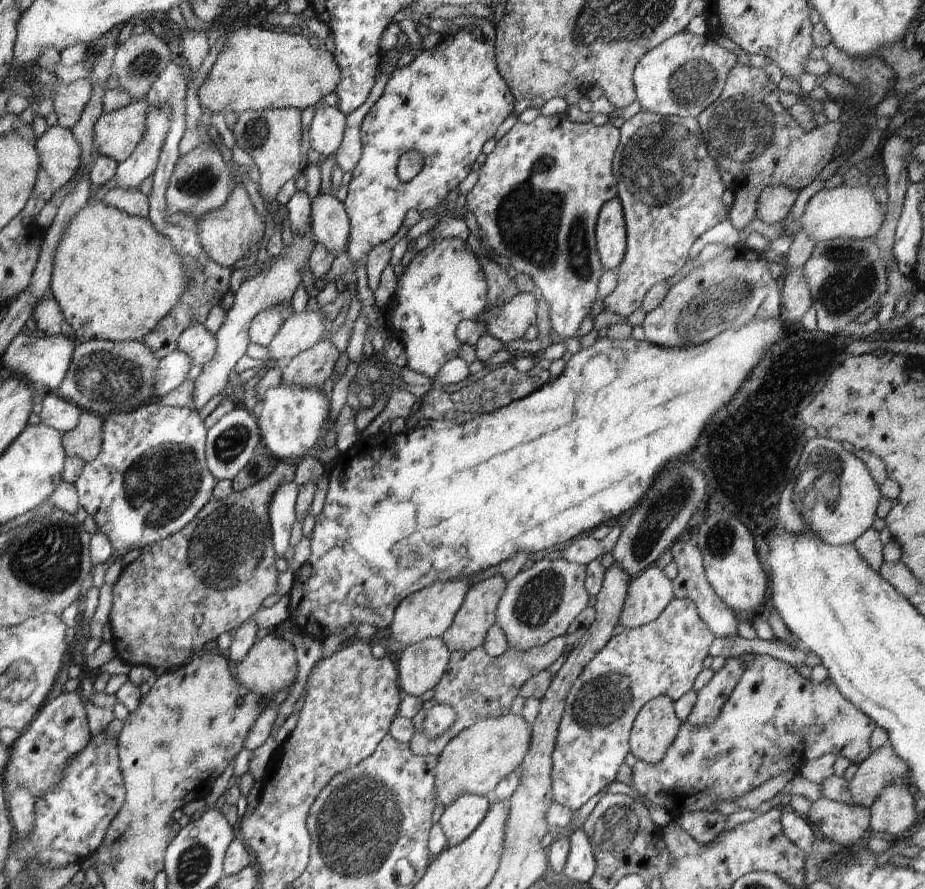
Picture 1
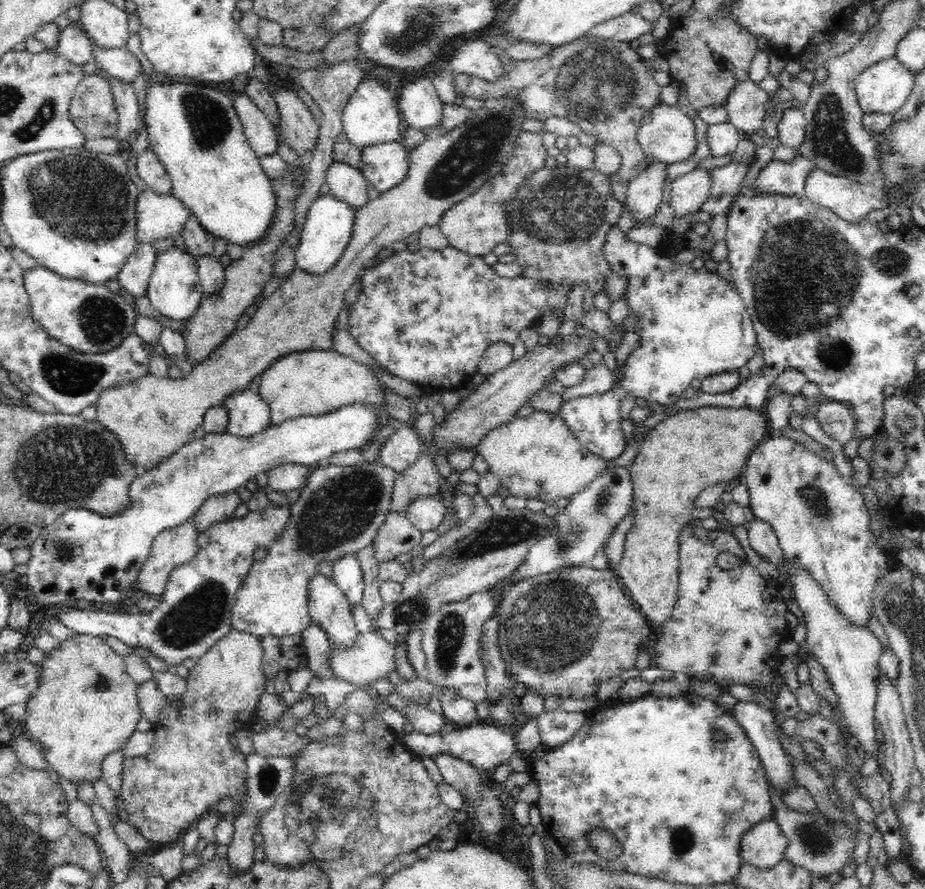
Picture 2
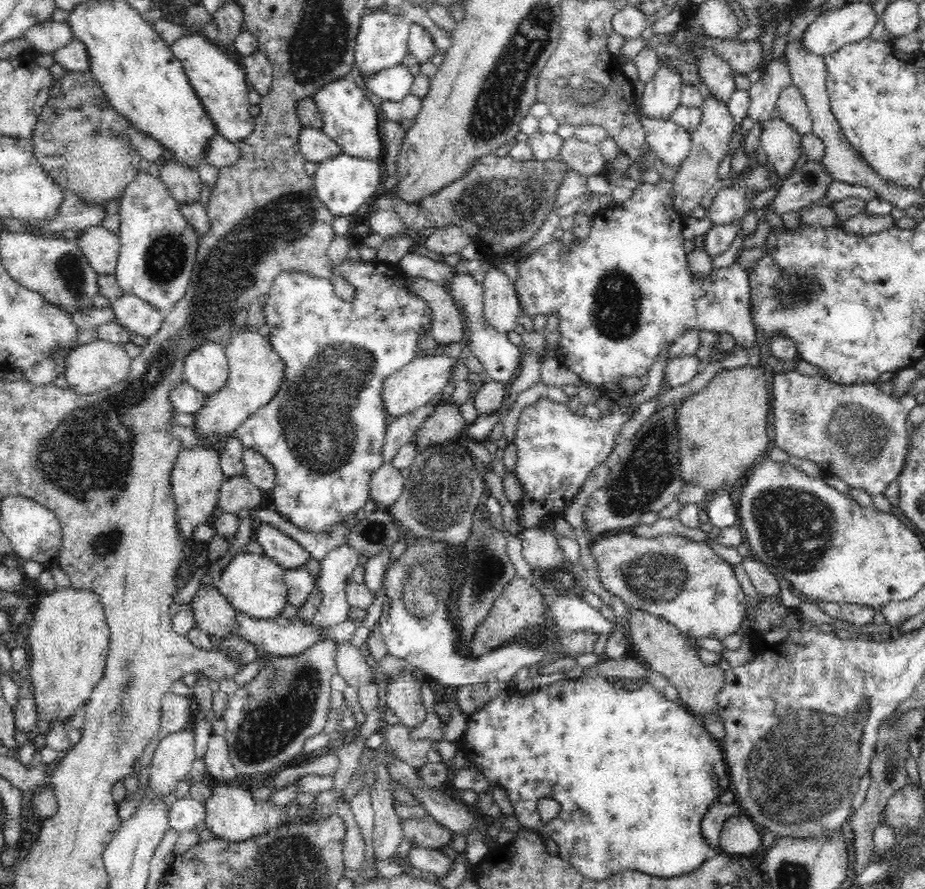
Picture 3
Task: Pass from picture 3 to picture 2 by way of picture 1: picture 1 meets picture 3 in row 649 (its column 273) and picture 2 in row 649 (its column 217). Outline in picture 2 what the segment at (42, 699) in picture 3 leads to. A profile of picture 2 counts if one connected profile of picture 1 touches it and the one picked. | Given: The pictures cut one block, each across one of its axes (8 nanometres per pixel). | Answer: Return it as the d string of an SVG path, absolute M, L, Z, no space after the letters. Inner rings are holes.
M76 634L62 641L58 650L47 653L48 660L40 662L42 676L36 694L26 702L26 728L48 762L51 770L62 779L77 786L82 781L95 783L101 779L102 760L120 750L138 726L142 718L137 697L138 684L128 674L123 656L117 654L102 637Z

